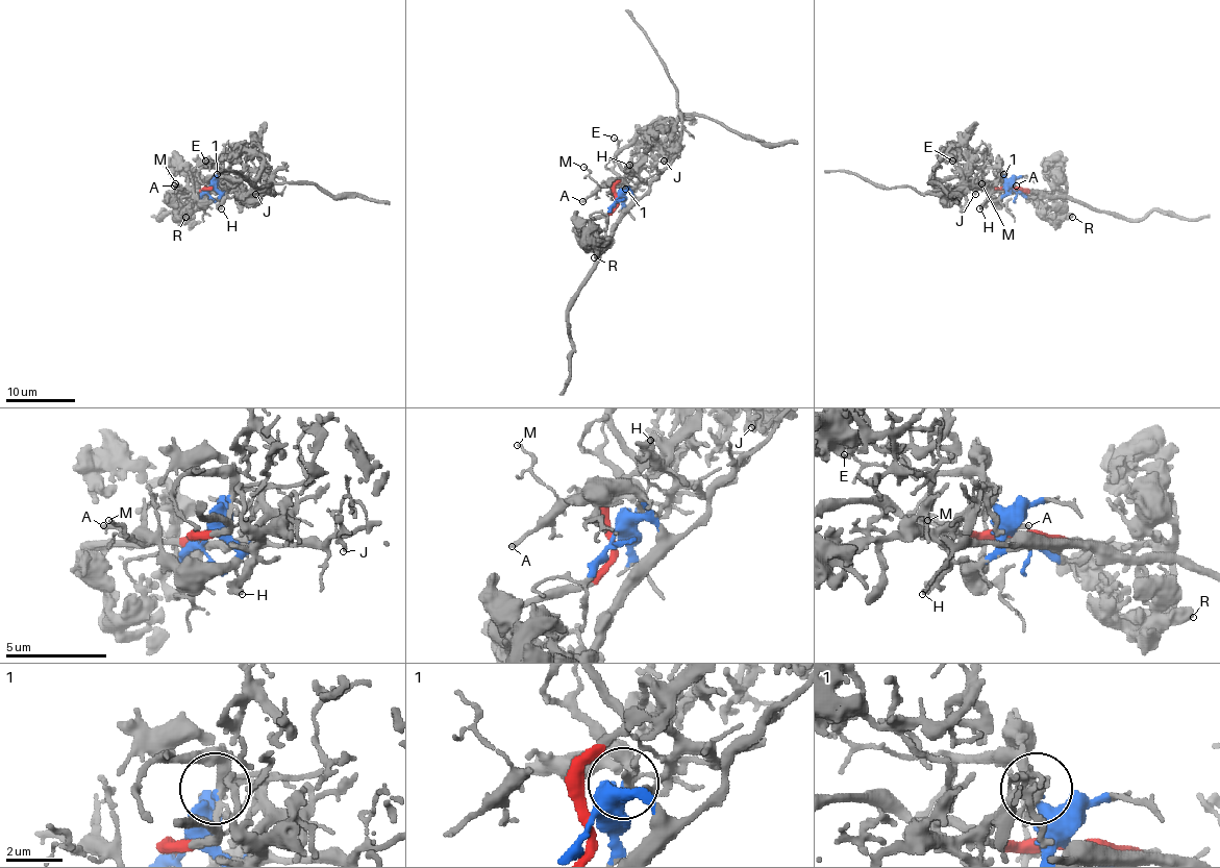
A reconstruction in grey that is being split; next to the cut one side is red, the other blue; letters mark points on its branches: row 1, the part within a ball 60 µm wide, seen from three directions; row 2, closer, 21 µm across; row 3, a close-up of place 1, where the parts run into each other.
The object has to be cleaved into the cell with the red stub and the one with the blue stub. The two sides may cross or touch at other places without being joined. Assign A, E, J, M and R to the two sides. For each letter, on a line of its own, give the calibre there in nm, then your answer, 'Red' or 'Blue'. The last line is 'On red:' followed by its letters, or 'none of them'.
A: Thickness 200 nm. Blue
E: Thickness 110 nm. Blue
J: Thickness 200 nm. Red
M: Thickness 130 nm. Blue
R: Thickness 500 nm. Red
On red: J, R

